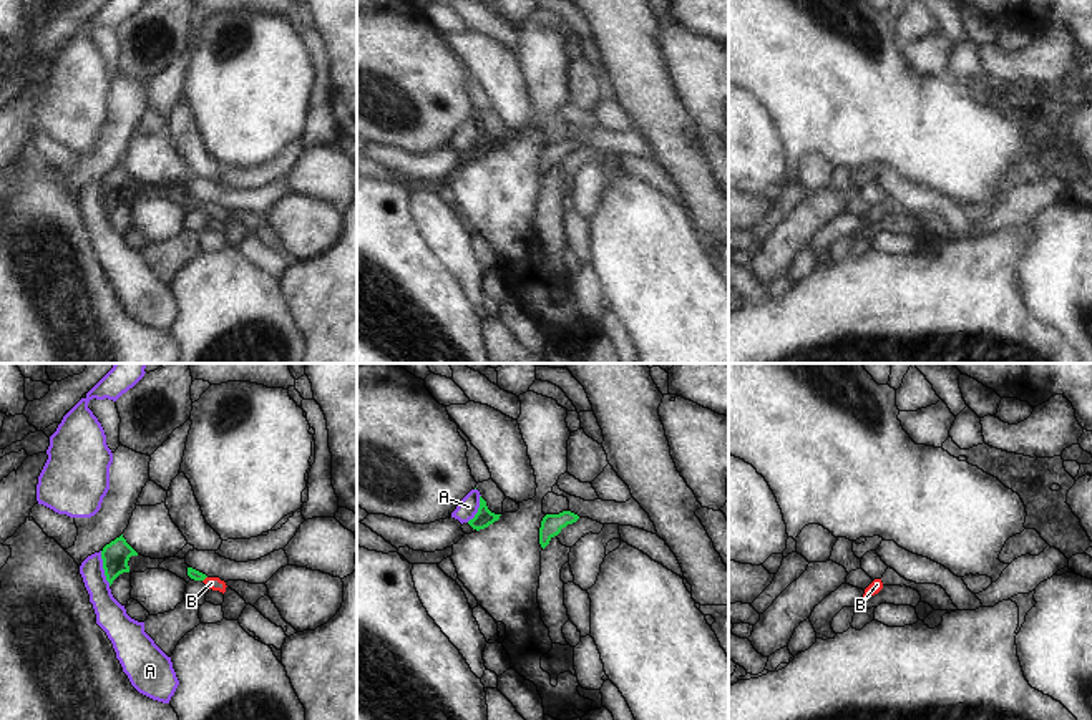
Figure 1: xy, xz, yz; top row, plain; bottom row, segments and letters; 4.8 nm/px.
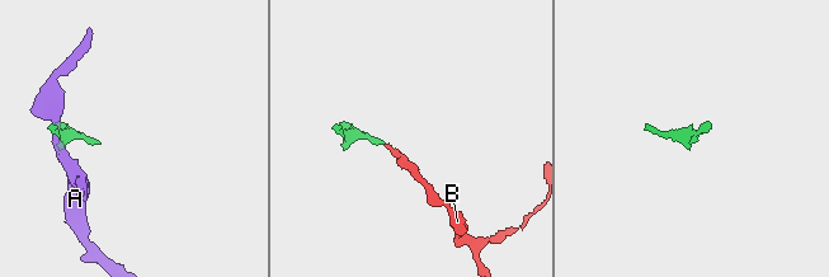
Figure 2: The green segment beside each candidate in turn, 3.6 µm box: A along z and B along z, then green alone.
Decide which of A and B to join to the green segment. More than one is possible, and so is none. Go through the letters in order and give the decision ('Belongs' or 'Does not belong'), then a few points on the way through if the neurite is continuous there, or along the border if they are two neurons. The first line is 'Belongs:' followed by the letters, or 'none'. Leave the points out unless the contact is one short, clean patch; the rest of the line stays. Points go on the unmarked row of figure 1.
Belongs: B
A: Does not belong. Boundary: xy (100, 180), (103, 203), (110, 213)
B: Belongs. Path across: xy (194, 203), (204, 206), (211, 211)

